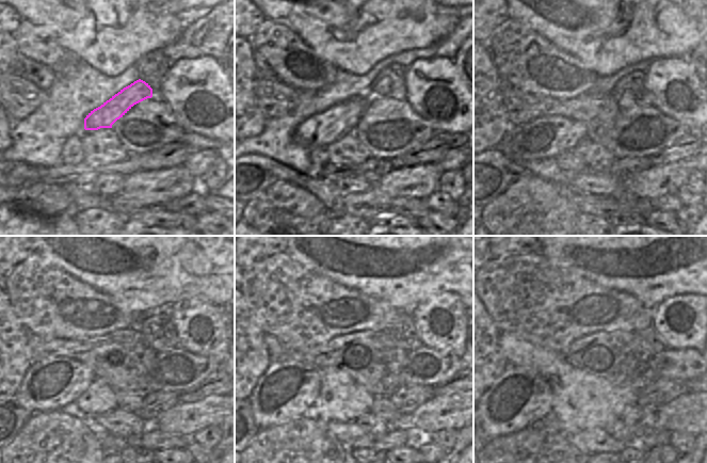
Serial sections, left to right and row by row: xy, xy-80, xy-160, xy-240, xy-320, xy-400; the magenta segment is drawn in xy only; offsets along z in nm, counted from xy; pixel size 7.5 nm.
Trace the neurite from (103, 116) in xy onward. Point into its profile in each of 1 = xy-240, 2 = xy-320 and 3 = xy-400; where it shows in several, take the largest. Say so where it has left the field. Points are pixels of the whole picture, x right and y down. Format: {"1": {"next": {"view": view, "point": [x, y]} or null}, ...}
{"1": {"next": {"view": "xy-240", "point": [48, 385]}}, "2": {"next": {"view": "xy-320", "point": [287, 388]}}, "3": {"next": {"view": "xy-400", "point": [519, 396]}}}

